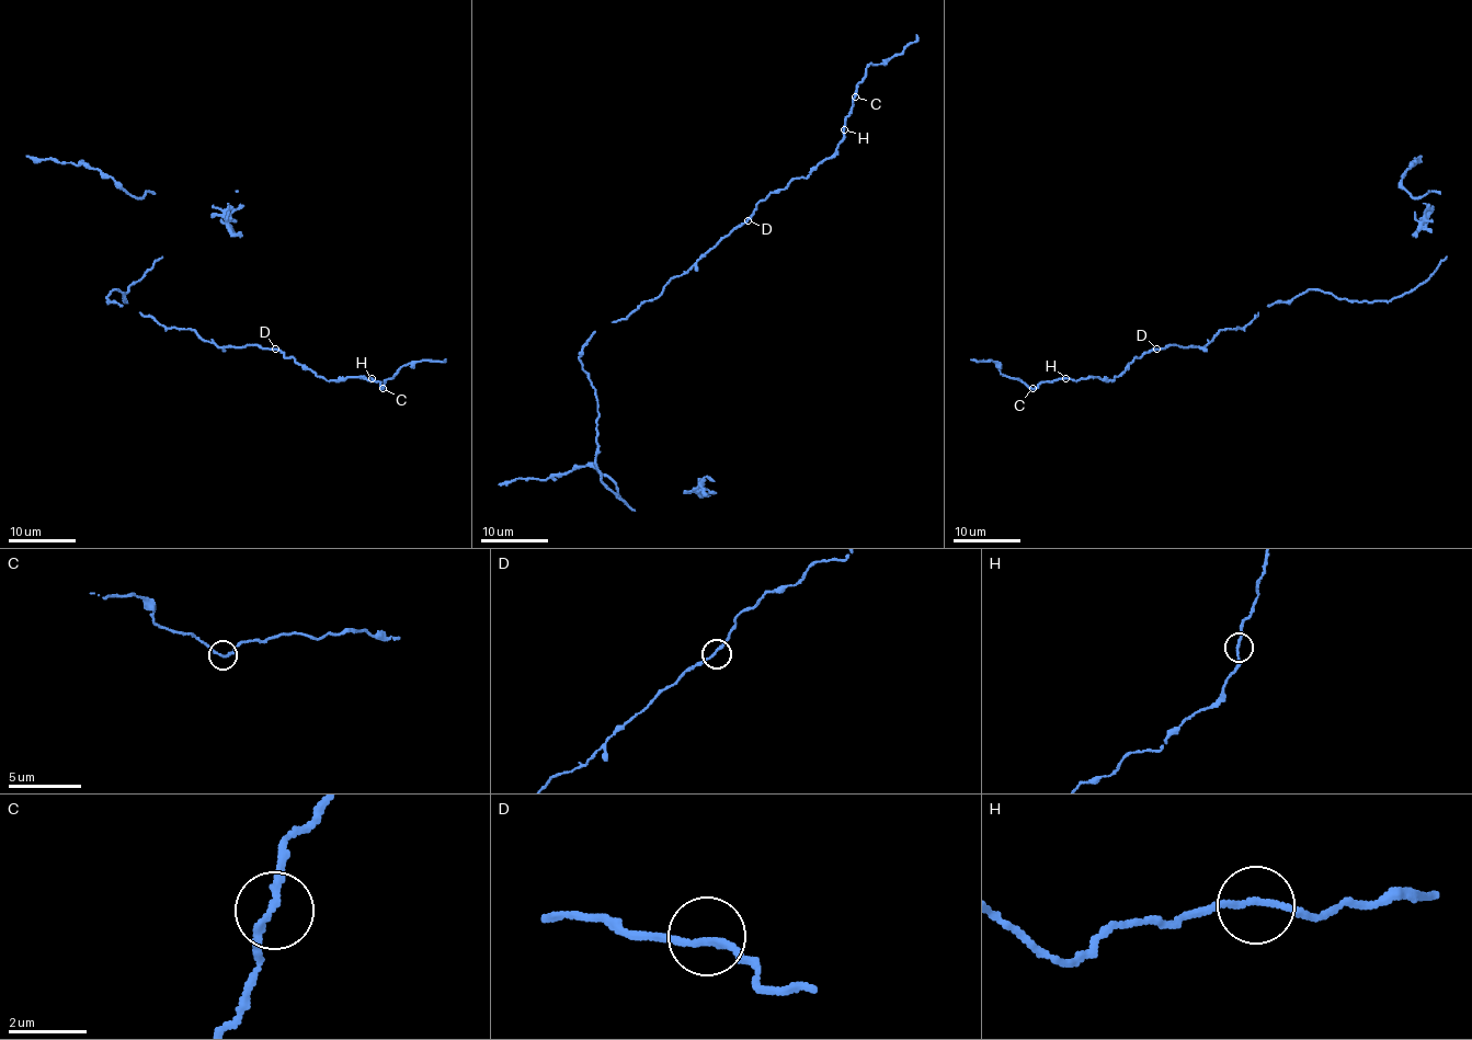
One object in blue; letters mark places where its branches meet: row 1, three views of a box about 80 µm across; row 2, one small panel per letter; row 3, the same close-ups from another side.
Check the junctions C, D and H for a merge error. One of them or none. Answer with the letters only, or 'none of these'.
none of these

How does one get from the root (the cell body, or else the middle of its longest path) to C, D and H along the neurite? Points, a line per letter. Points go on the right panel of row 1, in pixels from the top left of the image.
C: (1258, 312), (1243, 328), (1221, 330), (1205, 346), (1168, 344), (1134, 356), (1113, 380), (1056, 378), (1031, 389)
D: (1258, 312), (1243, 328), (1221, 330), (1205, 346), (1168, 344), (1156, 349)
H: (1258, 312), (1243, 328), (1221, 330), (1205, 346), (1168, 344), (1134, 356), (1113, 380), (1099, 377), (1065, 378)

